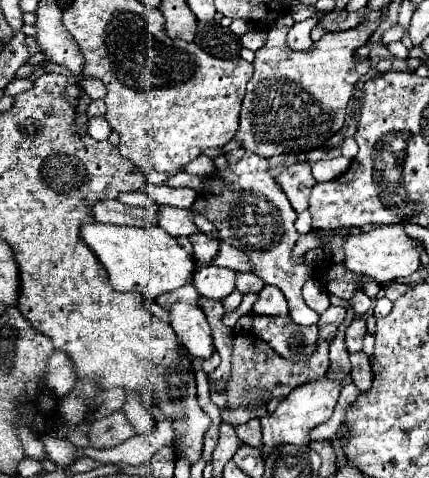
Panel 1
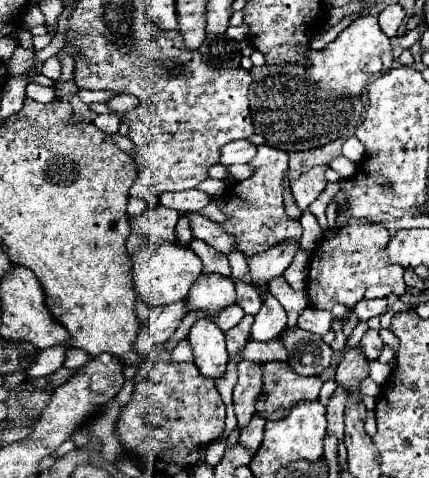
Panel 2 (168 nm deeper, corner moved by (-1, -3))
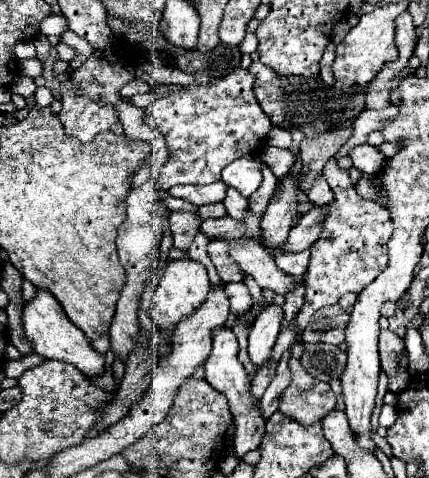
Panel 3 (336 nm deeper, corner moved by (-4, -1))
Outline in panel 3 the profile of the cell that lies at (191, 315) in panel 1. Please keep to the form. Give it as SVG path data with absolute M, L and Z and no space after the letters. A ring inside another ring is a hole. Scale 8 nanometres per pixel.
M220 327L212 333L212 351L210 357L204 363L204 377L206 381L220 393L226 395L230 403L230 411L236 421L236 431L234 431L234 455L236 459L242 459L248 451L258 449L262 437L264 437L264 419L260 417L258 405L252 403L250 399L250 381L246 377L244 367L238 361L238 341L236 335L228 327Z

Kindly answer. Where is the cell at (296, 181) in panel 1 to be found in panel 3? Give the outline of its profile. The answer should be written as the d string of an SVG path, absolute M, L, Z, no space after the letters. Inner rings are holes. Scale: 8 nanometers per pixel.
M318 175L318 177L314 179L314 183L312 183L312 187L306 191L306 195L308 195L308 201L312 201L312 203L316 203L316 205L326 205L326 203L330 203L330 201L334 199L334 193L332 193L332 189L328 187L324 175Z

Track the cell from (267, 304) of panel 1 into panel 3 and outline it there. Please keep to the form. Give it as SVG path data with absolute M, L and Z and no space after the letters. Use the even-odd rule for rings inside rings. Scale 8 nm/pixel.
M270 303L258 313L248 337L248 355L254 365L262 365L270 357L270 349L276 341L276 335L280 333L282 321L284 309L280 305Z

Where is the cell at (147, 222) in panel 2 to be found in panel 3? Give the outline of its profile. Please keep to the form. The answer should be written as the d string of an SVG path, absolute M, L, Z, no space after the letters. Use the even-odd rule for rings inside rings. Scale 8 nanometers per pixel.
M170 213L168 225L174 239L174 247L186 251L200 229L200 217L198 213Z

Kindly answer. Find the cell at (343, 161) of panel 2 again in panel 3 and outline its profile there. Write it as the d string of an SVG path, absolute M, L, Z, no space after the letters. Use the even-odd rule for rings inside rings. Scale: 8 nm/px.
M358 145L348 155L352 157L352 165L362 173L378 173L386 163L384 161L386 157L380 155L376 147L370 147L370 145Z

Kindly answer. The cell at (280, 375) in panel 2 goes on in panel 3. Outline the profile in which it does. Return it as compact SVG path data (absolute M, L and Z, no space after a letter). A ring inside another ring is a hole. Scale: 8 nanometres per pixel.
M290 359L288 367L292 371L292 381L280 397L280 413L302 425L324 419L336 407L336 395L330 385L308 375L298 359Z

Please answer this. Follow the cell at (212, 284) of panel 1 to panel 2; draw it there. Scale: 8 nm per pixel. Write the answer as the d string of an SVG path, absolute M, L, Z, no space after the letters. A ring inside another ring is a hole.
M201 275L197 285L189 291L185 301L187 311L203 311L207 317L219 315L225 307L235 303L235 283L233 279L217 277L217 275Z

